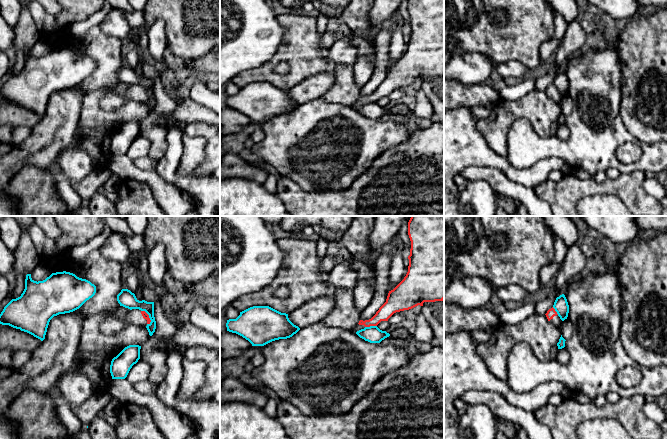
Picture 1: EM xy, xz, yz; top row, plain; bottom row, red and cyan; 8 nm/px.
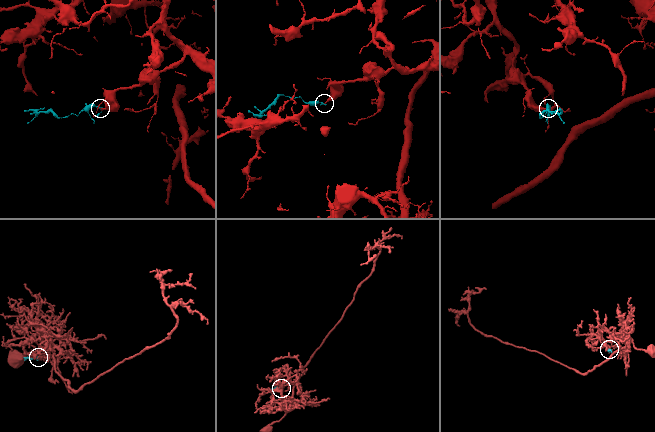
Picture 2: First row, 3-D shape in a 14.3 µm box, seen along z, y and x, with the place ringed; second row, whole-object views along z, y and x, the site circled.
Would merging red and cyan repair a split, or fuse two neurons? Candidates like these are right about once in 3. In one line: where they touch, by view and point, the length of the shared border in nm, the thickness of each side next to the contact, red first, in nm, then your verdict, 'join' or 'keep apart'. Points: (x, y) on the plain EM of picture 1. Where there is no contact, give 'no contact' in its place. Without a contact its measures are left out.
xy (148, 92) | 140 nm | 50/140 nm | keep apart

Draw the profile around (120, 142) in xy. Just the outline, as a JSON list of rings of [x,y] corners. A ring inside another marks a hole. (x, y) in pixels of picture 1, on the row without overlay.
[[[129,121],[125,123],[111,137],[110,149],[112,155],[125,155],[134,140],[140,135],[139,121]]]

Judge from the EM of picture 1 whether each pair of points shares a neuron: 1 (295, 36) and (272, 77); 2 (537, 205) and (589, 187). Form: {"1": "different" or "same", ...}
{"1": "same", "2": "different"}

